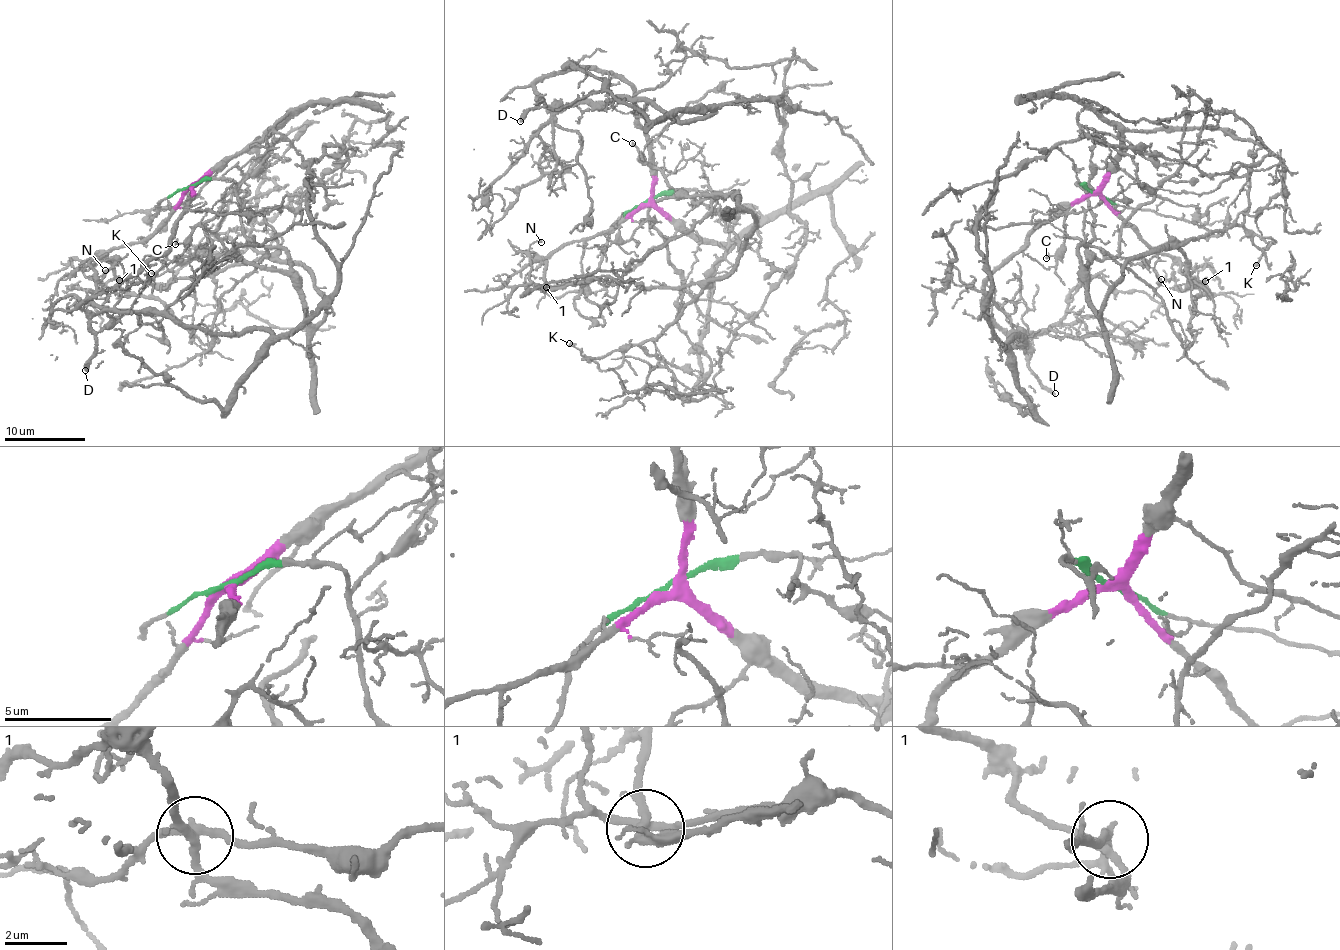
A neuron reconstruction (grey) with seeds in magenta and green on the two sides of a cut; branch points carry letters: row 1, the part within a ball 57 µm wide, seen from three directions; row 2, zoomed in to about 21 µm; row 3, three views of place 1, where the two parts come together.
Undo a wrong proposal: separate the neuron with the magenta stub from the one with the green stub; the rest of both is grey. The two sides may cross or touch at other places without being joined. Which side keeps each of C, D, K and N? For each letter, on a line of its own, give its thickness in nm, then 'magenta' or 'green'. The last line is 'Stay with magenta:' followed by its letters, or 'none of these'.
C: calibre 160 nm; green
D: calibre 320 nm; magenta
K: calibre 180 nm; green
N: calibre 130 nm; green
Stay with magenta: D

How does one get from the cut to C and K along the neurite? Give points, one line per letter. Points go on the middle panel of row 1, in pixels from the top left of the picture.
C: (647, 202), (692, 190), (691, 202), (697, 202), (733, 191), (678, 197), (631, 142)
K: (647, 202), (731, 191), (755, 224), (728, 274), (710, 278), (617, 368), (600, 370), (569, 344)

